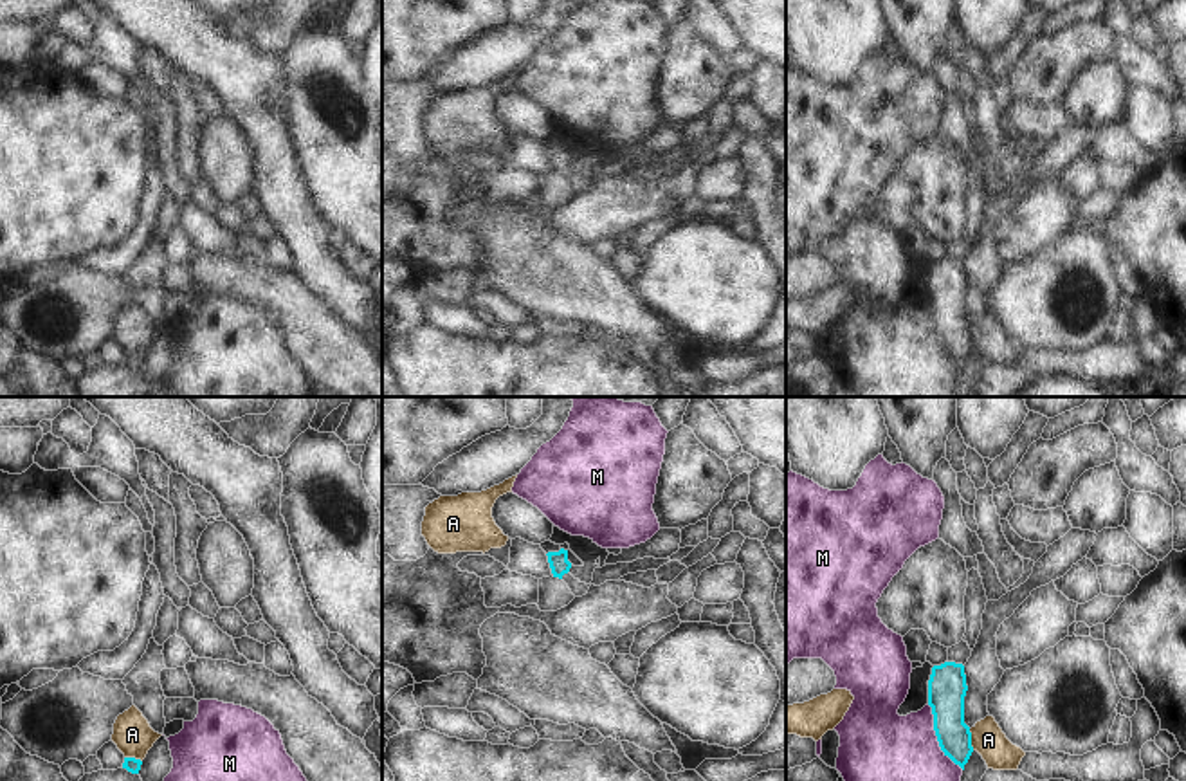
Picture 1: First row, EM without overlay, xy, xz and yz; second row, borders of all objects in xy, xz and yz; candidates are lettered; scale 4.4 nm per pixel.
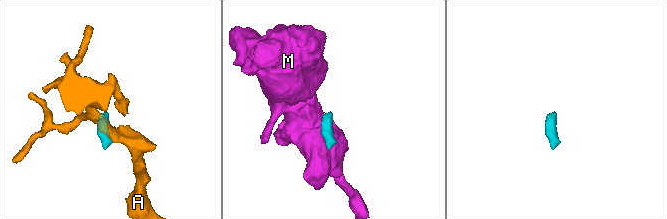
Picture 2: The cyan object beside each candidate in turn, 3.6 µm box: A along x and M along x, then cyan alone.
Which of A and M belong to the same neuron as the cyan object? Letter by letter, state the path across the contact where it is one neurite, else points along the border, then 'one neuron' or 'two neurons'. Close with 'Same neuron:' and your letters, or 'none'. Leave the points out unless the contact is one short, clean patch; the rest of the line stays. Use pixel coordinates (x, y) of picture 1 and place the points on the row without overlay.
A: border along yz (968, 325), (974, 345); two neurons
M: border along yz (927, 300), (938, 341), (963, 365); two neurons
Same neuron: none

